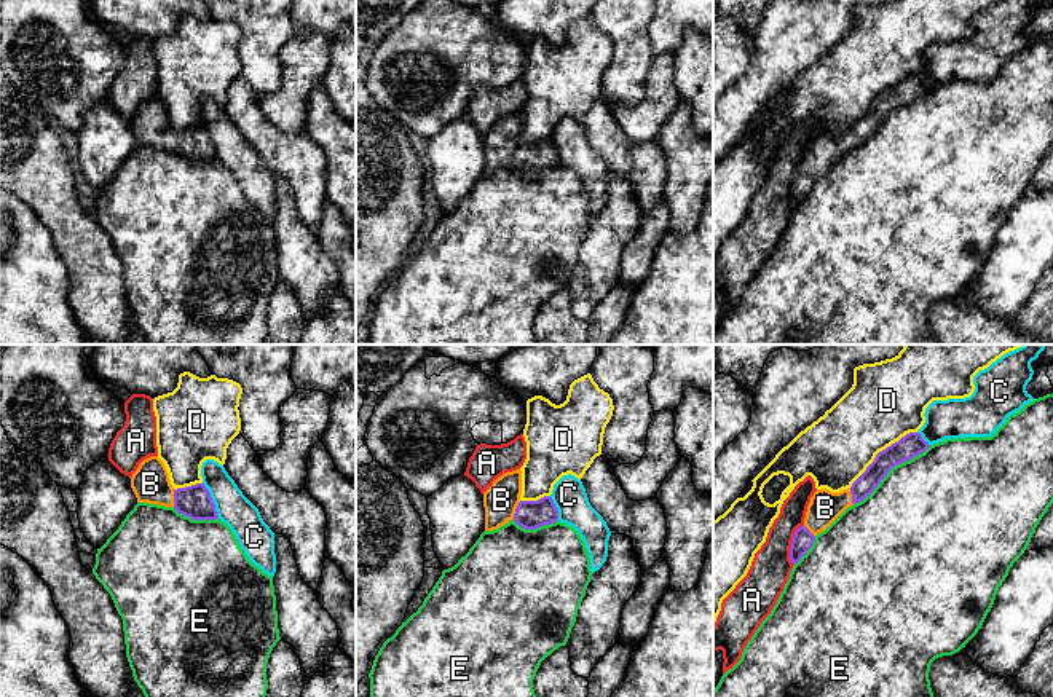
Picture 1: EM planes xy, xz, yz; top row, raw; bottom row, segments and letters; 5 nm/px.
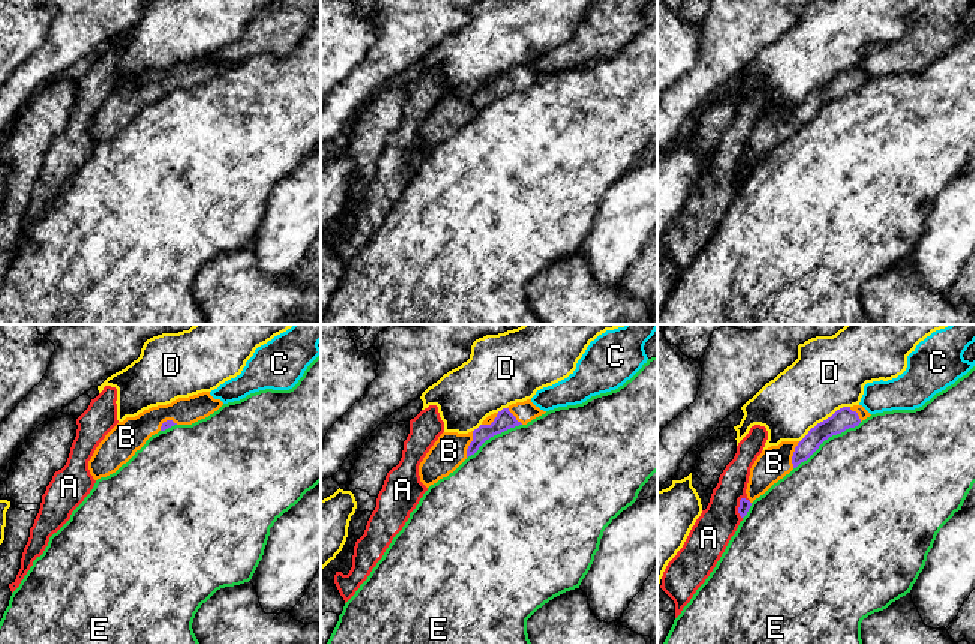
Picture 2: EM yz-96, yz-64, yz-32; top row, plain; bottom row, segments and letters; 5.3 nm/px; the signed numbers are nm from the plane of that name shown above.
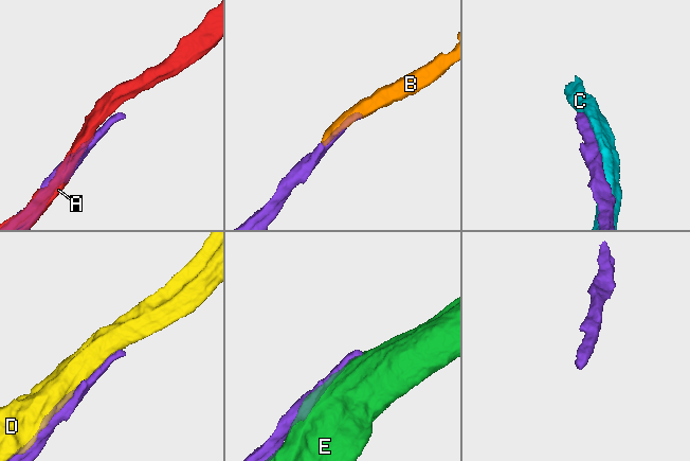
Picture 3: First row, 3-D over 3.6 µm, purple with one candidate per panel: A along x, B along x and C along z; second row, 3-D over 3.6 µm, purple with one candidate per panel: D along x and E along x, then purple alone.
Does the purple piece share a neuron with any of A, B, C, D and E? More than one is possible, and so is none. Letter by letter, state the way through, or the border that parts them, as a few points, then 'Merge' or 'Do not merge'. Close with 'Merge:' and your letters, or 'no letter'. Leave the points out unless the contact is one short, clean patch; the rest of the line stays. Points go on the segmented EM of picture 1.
A: Do not merge
B: Merge
C: Do not merge
D: Do not merge
E: Do not merge
Merge: B

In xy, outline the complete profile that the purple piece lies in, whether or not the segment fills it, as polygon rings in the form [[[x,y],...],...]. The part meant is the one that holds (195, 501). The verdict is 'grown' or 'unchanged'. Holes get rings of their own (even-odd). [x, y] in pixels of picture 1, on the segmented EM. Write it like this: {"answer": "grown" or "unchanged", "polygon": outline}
{"answer": "grown", "polygon": [[[158,456],[144,459],[131,477],[131,488],[137,502],[174,507],[191,520],[219,518],[215,504],[204,483],[174,490],[168,469]]]}

